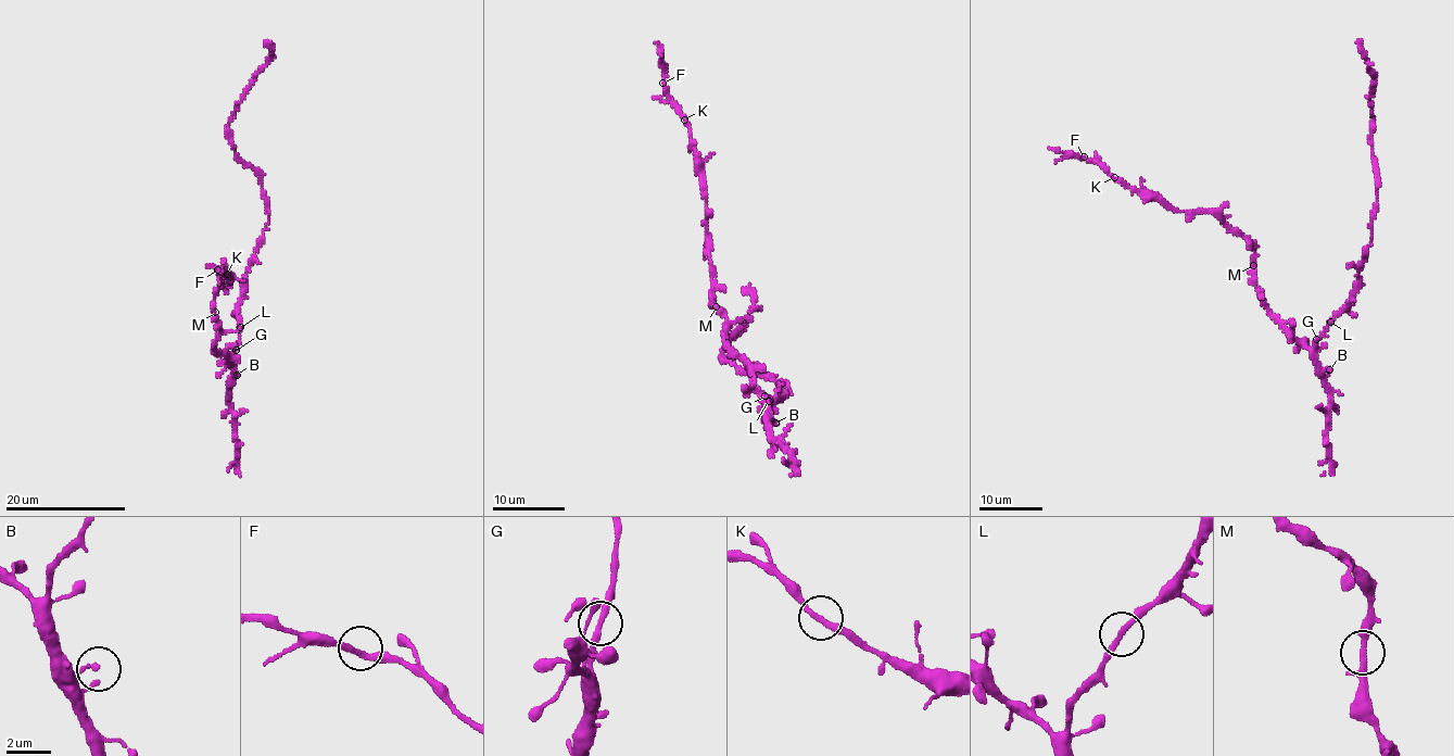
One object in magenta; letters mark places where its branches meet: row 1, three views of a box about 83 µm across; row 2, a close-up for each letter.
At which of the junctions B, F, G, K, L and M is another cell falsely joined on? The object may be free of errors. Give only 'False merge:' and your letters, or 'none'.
False merge: none

